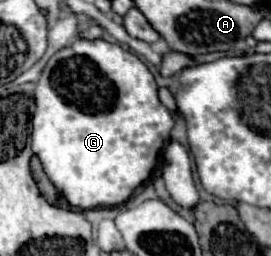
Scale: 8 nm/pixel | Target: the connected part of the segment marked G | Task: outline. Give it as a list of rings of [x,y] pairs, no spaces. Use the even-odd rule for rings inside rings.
[[[74,40],[70,46],[58,50],[50,58],[50,64],[46,64],[46,68],[38,80],[34,98],[36,98],[36,110],[32,116],[32,152],[40,158],[48,178],[64,194],[64,198],[70,202],[70,206],[76,206],[82,210],[122,206],[136,192],[136,188],[140,188],[150,178],[150,174],[156,166],[156,156],[158,156],[160,148],[164,146],[164,142],[170,138],[170,130],[174,126],[174,120],[172,120],[168,108],[158,100],[158,86],[154,82],[154,76],[146,68],[146,64],[140,62],[138,56],[134,56],[132,52],[120,48],[118,44],[110,44],[106,40]]]

